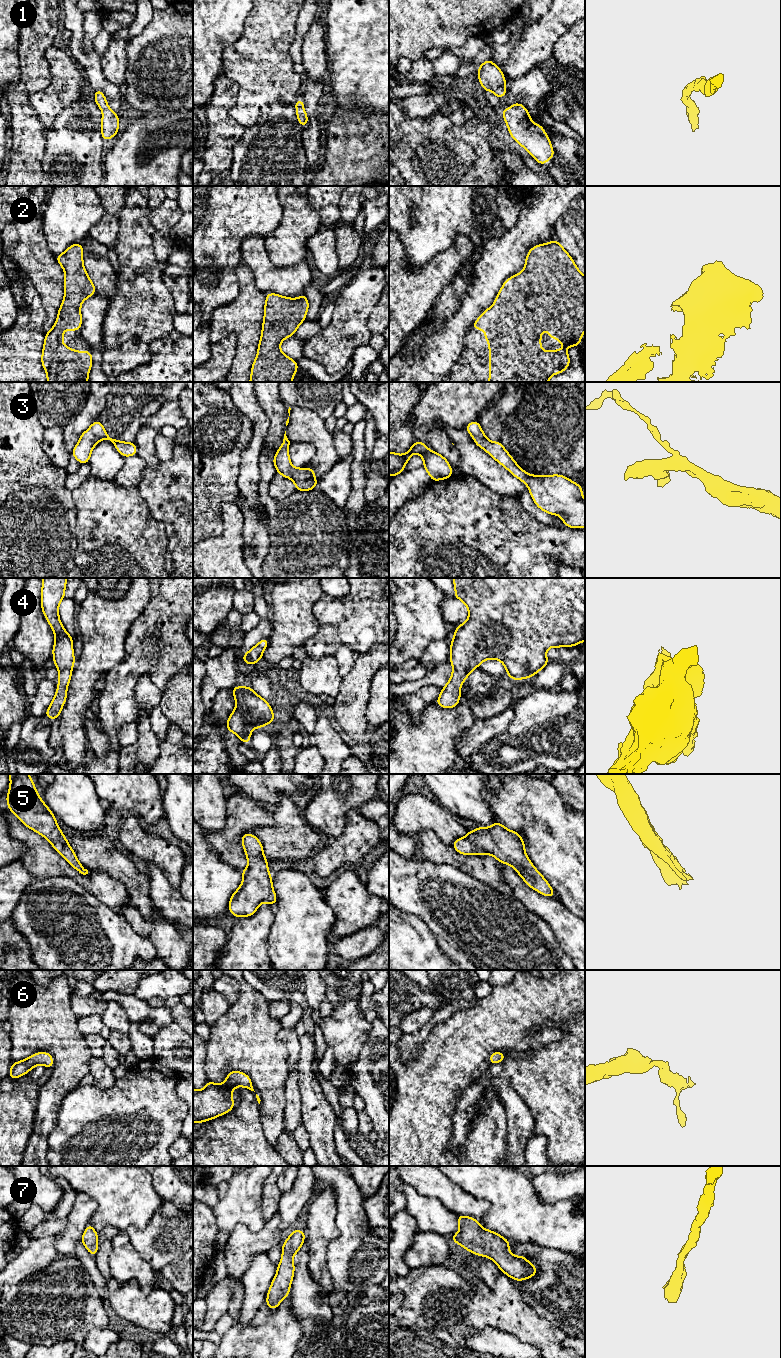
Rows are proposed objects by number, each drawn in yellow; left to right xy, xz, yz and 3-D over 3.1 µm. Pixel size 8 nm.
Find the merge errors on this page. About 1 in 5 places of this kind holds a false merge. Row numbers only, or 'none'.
none

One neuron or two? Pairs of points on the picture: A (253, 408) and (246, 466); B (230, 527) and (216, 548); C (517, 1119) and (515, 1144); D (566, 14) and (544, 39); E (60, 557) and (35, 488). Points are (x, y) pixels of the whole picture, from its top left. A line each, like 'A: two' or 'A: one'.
A: one
B: one
C: one
D: one
E: one

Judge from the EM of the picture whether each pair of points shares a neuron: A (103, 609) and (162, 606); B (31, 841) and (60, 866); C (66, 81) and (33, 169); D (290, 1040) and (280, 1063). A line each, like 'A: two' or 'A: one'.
A: two
B: one
C: two
D: two

